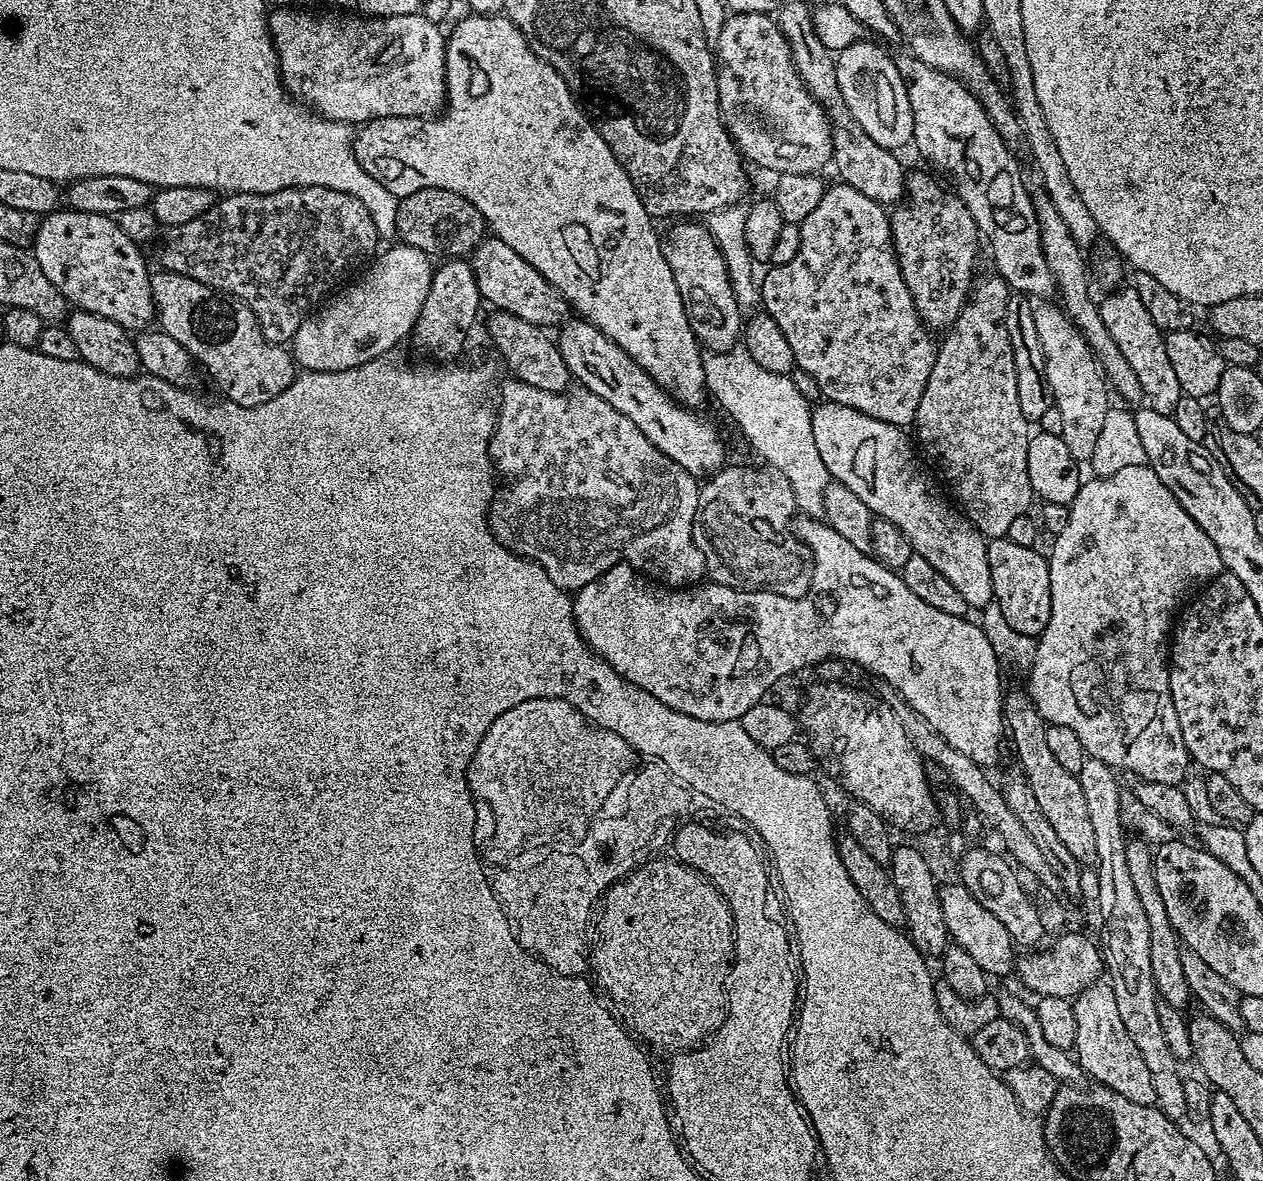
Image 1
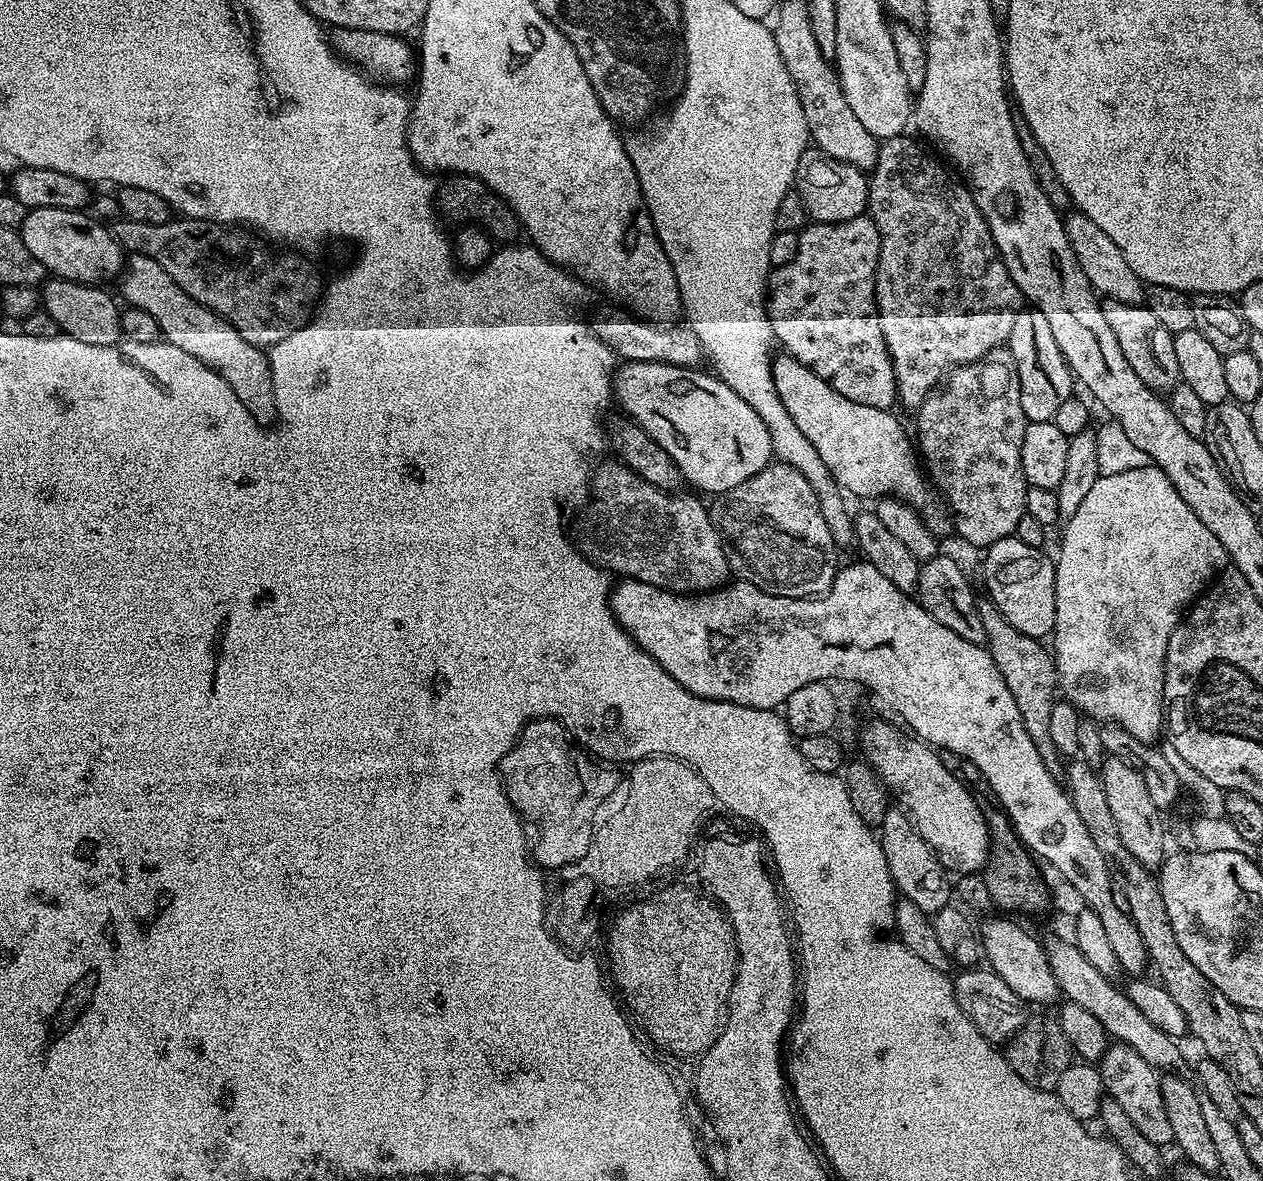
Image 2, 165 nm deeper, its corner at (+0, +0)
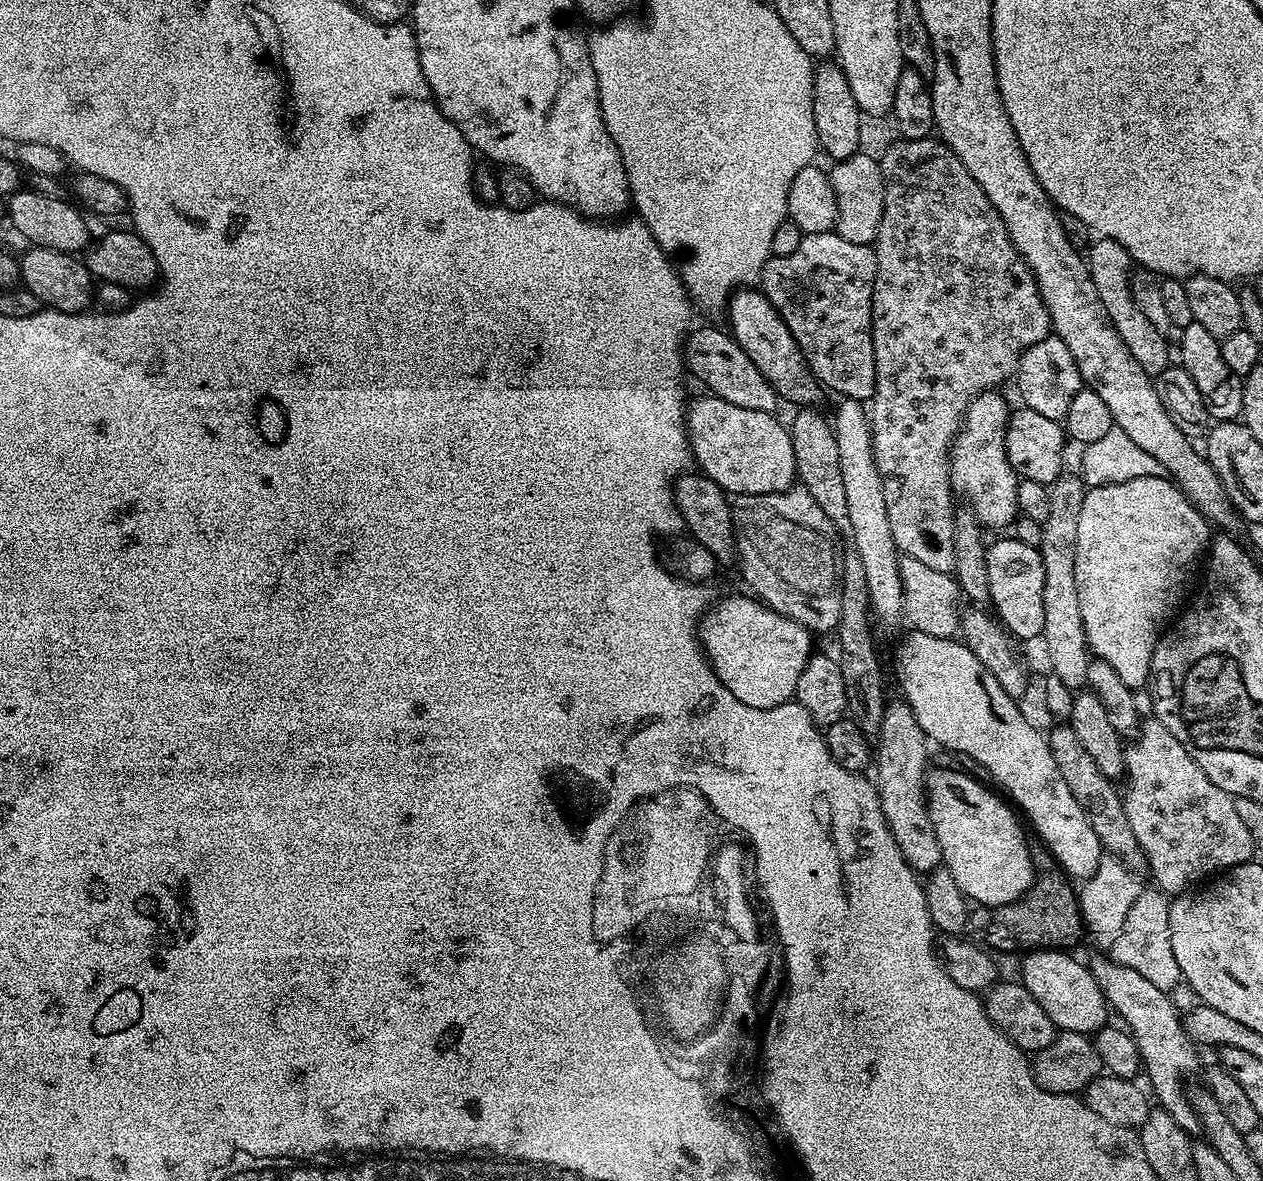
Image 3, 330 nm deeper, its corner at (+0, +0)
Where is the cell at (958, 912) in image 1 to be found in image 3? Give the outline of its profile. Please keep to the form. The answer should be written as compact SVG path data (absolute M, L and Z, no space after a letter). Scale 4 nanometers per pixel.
M1054 948L1029 951L1023 957L1022 983L1026 990L1030 990L1030 994L1034 994L1038 1006L1046 1010L1050 1022L1054 1022L1060 1032L1095 1034L1109 1023L1108 1000L1096 979L1092 977L1091 967L1085 961L1083 964L1082 961L1075 960L1072 954L1071 951Z

